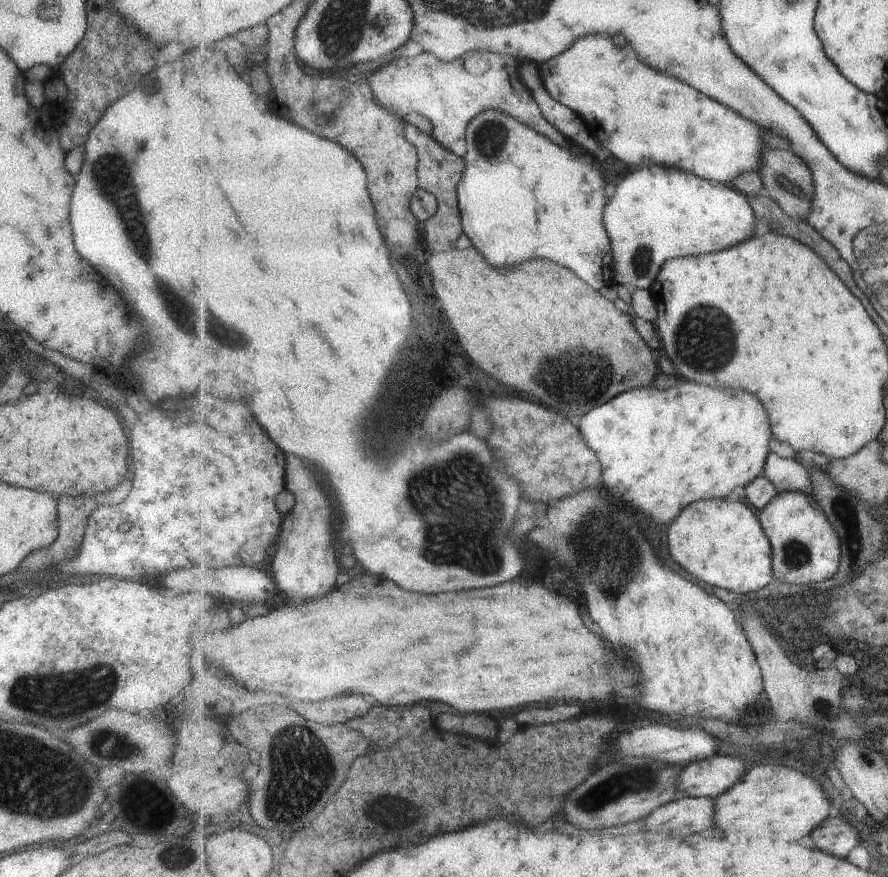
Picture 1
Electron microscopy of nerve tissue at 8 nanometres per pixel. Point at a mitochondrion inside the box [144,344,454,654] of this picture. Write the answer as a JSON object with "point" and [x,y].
{"point":[395,408]}

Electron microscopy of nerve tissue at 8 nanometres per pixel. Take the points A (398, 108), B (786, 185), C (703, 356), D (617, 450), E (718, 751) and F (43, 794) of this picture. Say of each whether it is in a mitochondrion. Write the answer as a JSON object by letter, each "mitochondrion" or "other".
{"A":"other","B":"mitochondrion","C":"mitochondrion","D":"other","E":"other","F":"mitochondrion"}

